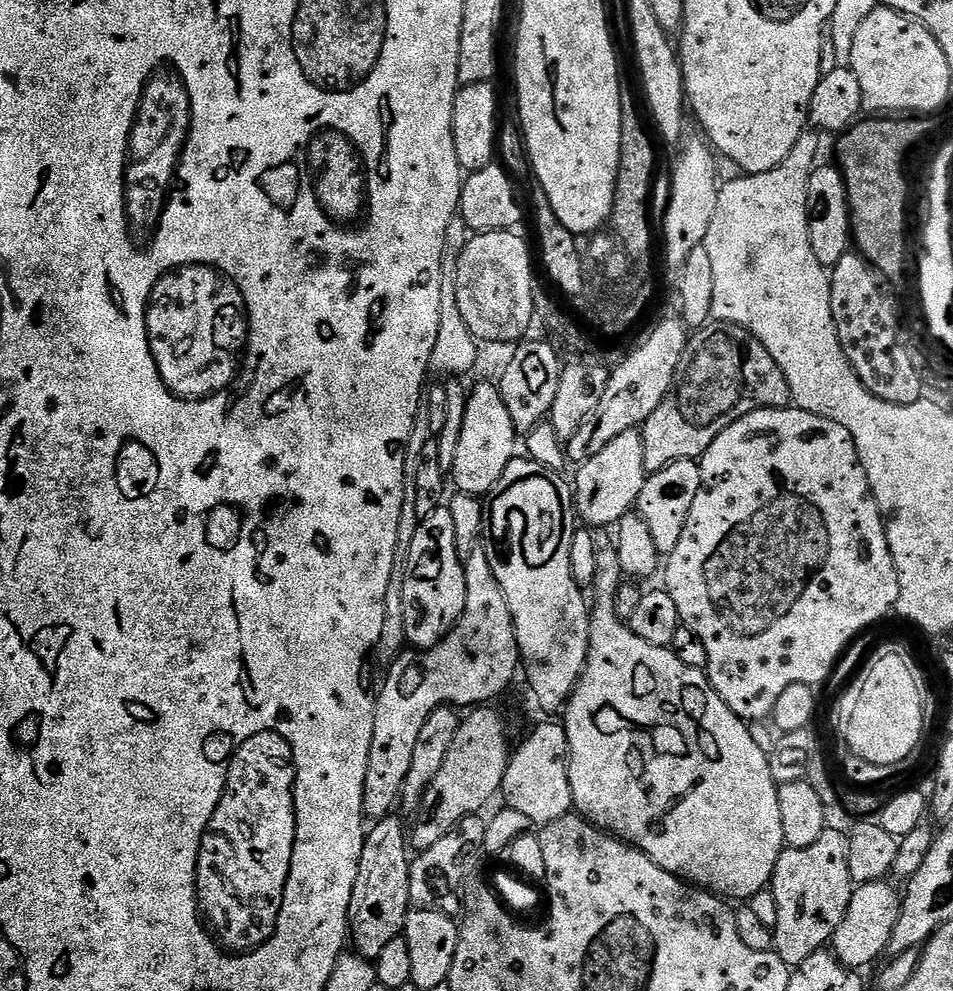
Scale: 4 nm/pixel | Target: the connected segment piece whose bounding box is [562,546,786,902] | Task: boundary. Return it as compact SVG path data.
M600 546L597 547L596 553L598 554L598 570L594 585L596 604L594 600L594 607L590 612L592 618L590 650L584 672L580 675L580 681L576 683L571 698L562 709L562 723L568 739L570 790L575 811L597 828L632 845L642 854L646 854L662 870L679 876L689 885L699 886L732 902L747 902L754 894L765 891L771 885L774 866L786 847L782 834L782 810L778 810L778 794L776 793L778 785L770 774L769 753L762 751L758 742L754 742L750 738L748 724L736 716L734 710L730 710L730 706L726 706L726 702L722 702L722 698L708 681L707 671L694 666L686 666L686 662L681 662L672 652L674 634L678 634L678 630L682 626L678 606L674 606L674 598L670 598L670 594L663 590L645 591L638 610L634 610L634 618L629 627L625 621L618 618L618 614L614 611L614 598L624 576L616 549L612 546L608 546L608 548Z

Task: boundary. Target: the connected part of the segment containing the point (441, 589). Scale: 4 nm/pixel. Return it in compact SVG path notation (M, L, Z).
M446 506L419 517L408 555L403 557L402 614L406 618L406 638L413 649L433 648L460 621L466 610L464 561L458 558L454 542L454 518Z

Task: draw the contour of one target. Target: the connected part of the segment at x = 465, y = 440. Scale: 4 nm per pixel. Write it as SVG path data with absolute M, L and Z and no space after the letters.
M495 383L476 384L470 388L465 414L460 421L462 434L458 438L454 470L450 474L450 480L451 483L452 480L456 483L455 491L484 498L491 493L498 478L502 478L502 470L506 470L506 466L510 466L510 462L517 455L518 433L510 418L510 410L506 410L506 402Z

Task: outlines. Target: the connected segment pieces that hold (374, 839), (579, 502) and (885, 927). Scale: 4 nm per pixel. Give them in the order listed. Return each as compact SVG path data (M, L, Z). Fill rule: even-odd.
M396 814L384 816L367 829L364 845L362 846L362 858L358 862L358 878L354 882L354 894L350 898L348 931L350 933L351 947L359 955L365 956L365 958L373 962L378 958L378 954L382 954L383 948L395 936L403 933L404 923L412 904L412 899L410 898L410 870L412 866L410 855L408 856L410 840L406 835L406 824L404 828L404 824L399 820L398 816Z
M637 429L626 430L579 465L574 479L574 511L587 527L599 530L619 524L621 518L636 508L642 486L649 473L642 458L642 438Z
M884 880L859 885L853 891L846 918L842 918L842 926L838 926L830 941L834 954L844 965L853 970L864 970L867 964L874 963L880 955L888 952L888 943L900 917L901 899L901 893L895 892Z

